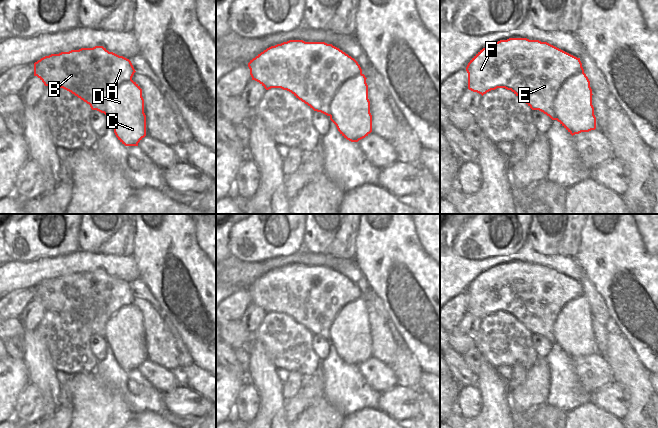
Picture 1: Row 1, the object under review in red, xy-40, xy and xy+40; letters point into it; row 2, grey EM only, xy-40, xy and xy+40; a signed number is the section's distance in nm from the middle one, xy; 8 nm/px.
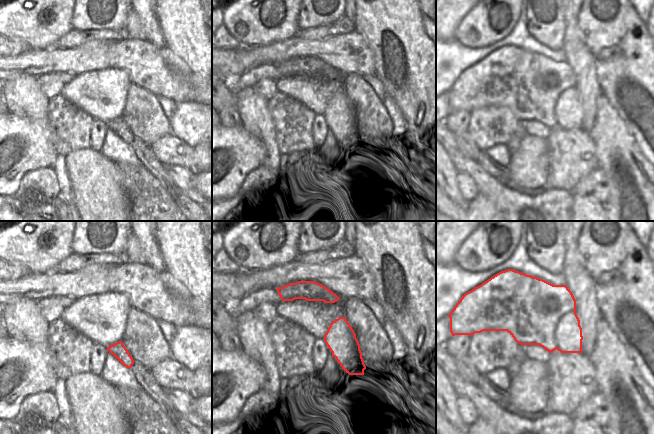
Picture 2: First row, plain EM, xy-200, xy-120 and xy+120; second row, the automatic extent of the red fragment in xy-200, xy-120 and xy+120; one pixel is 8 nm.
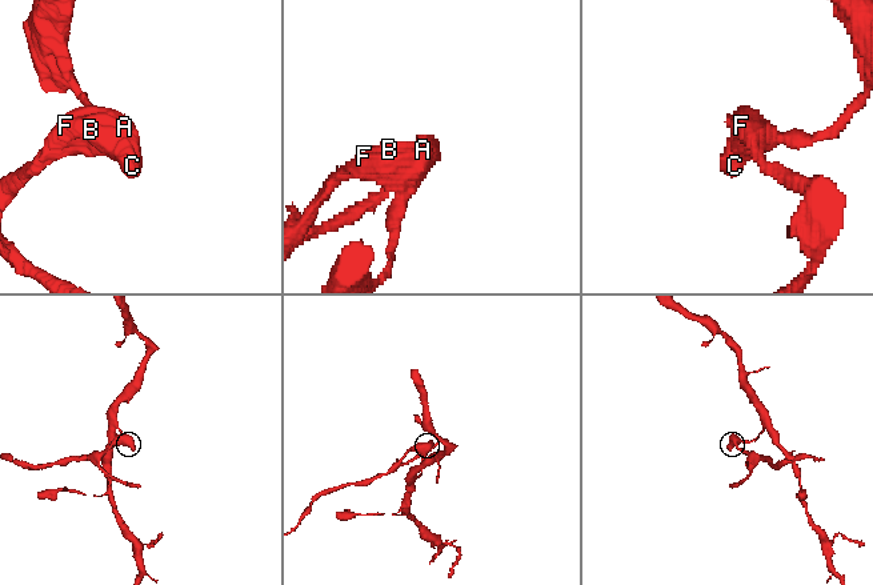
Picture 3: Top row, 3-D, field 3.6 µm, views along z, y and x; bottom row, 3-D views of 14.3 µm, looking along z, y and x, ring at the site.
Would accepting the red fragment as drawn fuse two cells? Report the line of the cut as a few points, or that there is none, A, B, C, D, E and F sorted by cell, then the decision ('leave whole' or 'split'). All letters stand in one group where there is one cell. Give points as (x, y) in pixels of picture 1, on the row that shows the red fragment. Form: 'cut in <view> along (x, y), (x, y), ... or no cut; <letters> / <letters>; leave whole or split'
cut in xy+40 along (583, 71), (571, 76), (560, 87), (554, 99), (555, 119); A B E F / C D; split

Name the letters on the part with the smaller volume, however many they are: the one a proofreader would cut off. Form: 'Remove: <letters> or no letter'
Remove: A, B, E, F.

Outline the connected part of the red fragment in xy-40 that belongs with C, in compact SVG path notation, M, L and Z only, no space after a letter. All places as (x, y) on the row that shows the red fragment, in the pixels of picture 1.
M133 80L113 90L104 105L104 114L118 140L125 146L138 146L146 136L146 115L142 89Z

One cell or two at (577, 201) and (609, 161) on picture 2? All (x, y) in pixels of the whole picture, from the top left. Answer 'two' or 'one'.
two

